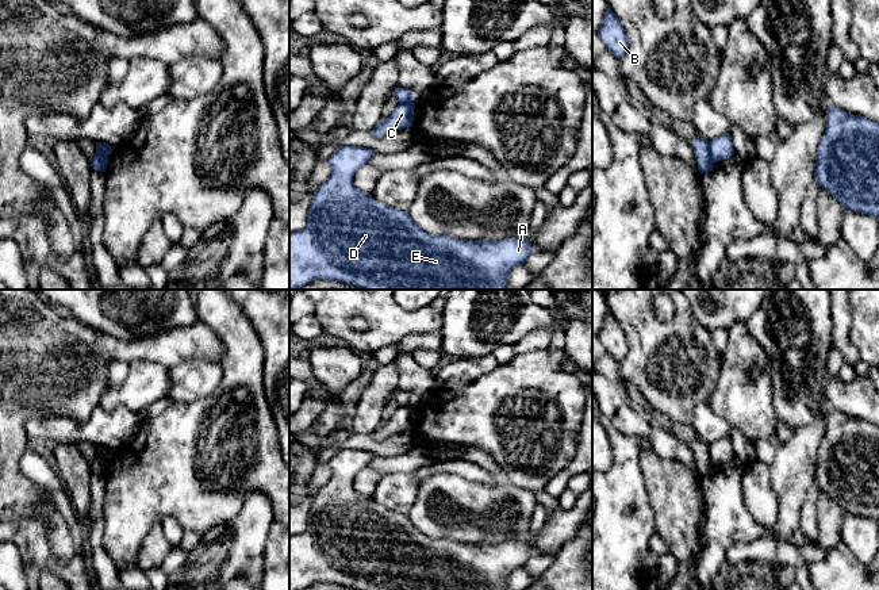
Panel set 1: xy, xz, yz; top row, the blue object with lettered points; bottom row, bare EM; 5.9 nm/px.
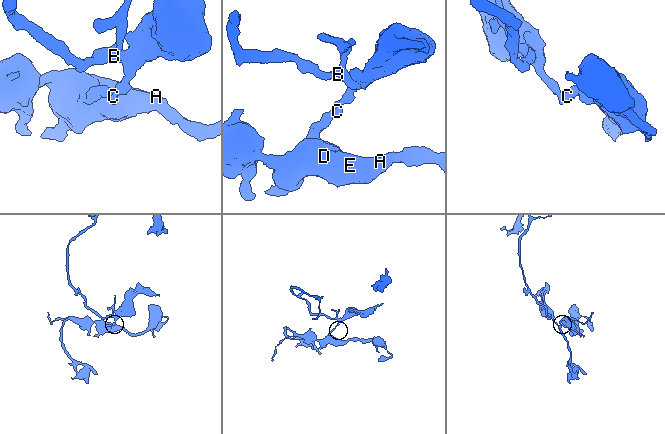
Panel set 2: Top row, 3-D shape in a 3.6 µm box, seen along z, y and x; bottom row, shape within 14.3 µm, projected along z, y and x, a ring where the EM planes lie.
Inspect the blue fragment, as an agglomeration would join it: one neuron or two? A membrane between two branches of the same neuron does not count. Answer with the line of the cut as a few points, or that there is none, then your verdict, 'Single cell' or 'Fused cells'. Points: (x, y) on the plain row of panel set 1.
Split along yz (707, 445), (707, 454), (714, 466). Fused cells

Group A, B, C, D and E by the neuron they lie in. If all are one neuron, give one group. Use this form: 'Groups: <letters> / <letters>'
Groups: A C D E / B

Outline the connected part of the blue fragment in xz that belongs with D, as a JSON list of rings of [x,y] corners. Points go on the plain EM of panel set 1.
[[[339,449],[327,463],[331,478],[315,495],[307,528],[289,537],[289,590],[326,582],[356,590],[506,590],[508,576],[533,556],[527,540],[500,544],[467,544],[431,539],[415,528],[408,514],[391,512],[364,497],[353,486],[354,476],[369,466],[373,452]]]

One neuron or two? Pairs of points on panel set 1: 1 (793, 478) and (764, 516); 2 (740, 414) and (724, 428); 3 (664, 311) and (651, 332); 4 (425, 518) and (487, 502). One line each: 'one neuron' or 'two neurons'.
1: two neurons
2: two neurons
3: two neurons
4: one neuron

